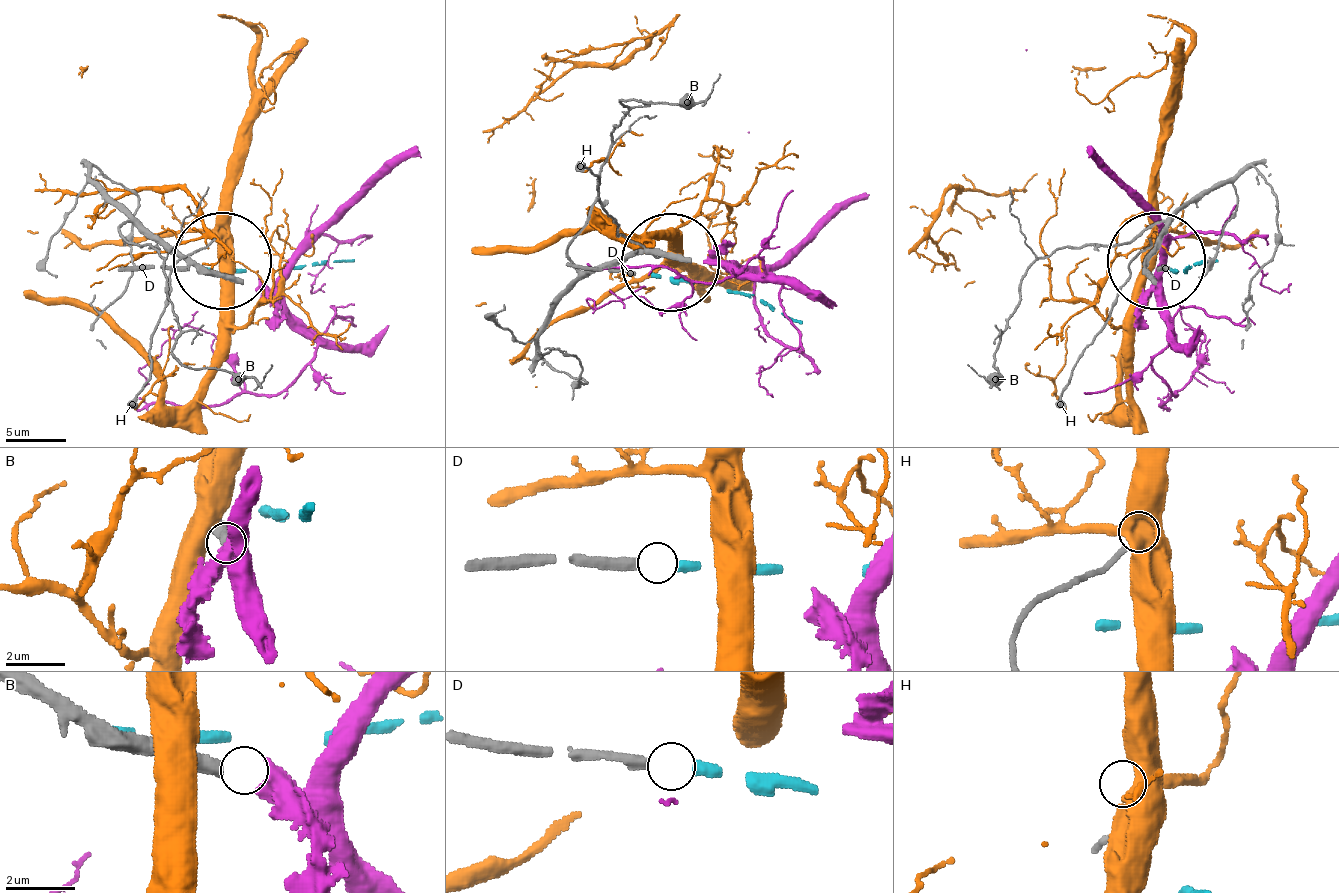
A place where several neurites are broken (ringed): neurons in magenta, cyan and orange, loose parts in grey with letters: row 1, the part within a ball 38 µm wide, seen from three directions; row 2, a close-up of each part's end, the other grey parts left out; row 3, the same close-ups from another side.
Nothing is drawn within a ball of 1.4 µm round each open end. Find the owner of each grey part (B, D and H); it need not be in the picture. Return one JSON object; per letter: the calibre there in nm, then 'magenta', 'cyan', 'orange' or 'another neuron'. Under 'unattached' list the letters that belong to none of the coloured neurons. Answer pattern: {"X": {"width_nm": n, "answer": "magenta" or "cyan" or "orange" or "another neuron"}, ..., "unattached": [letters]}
{"B": {"width_nm": 440, "answer": "magenta"}, "D": {"width_nm": 340, "answer": "cyan"}, "H": {"width_nm": 160, "answer": "another neuron"}, "unattached": ["H"]}

